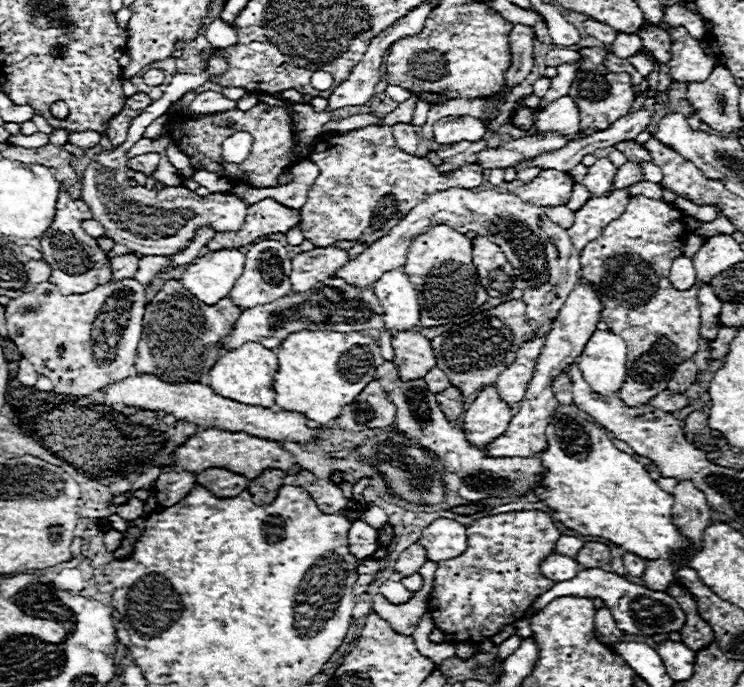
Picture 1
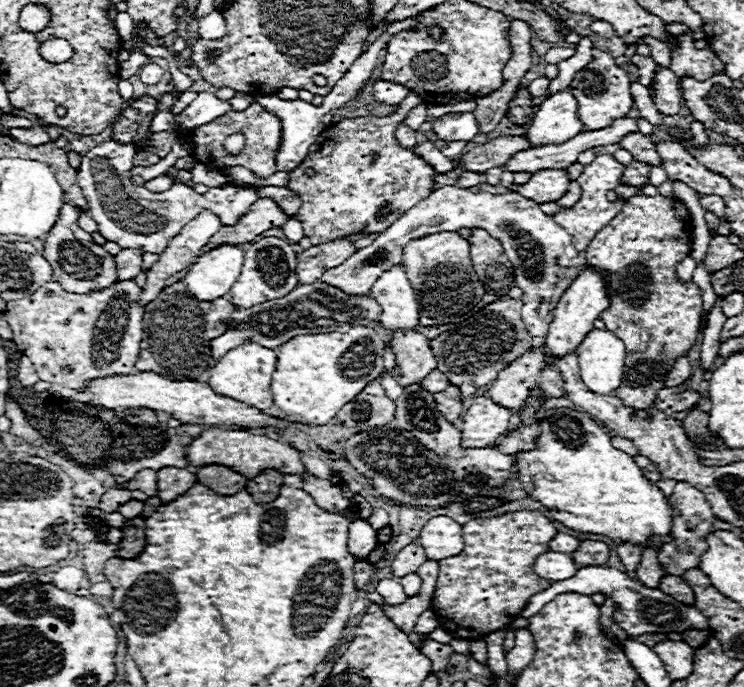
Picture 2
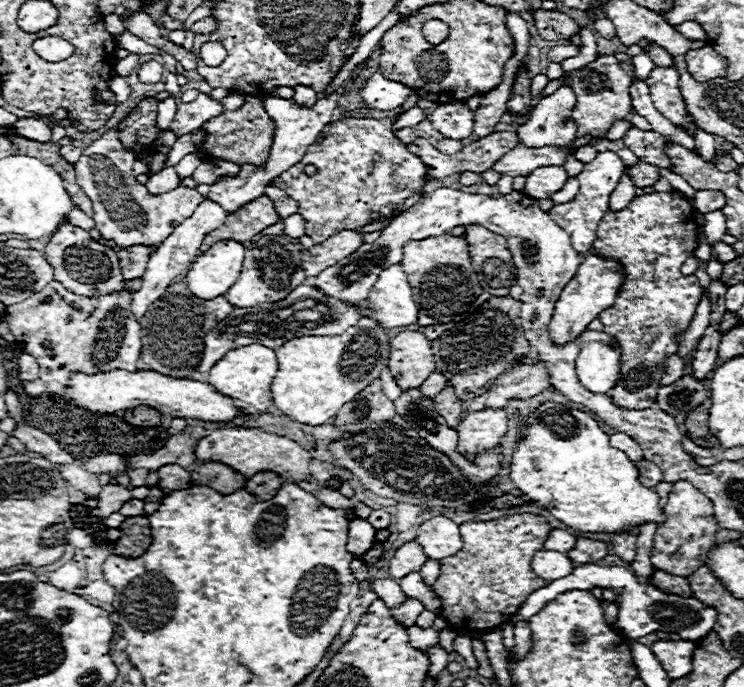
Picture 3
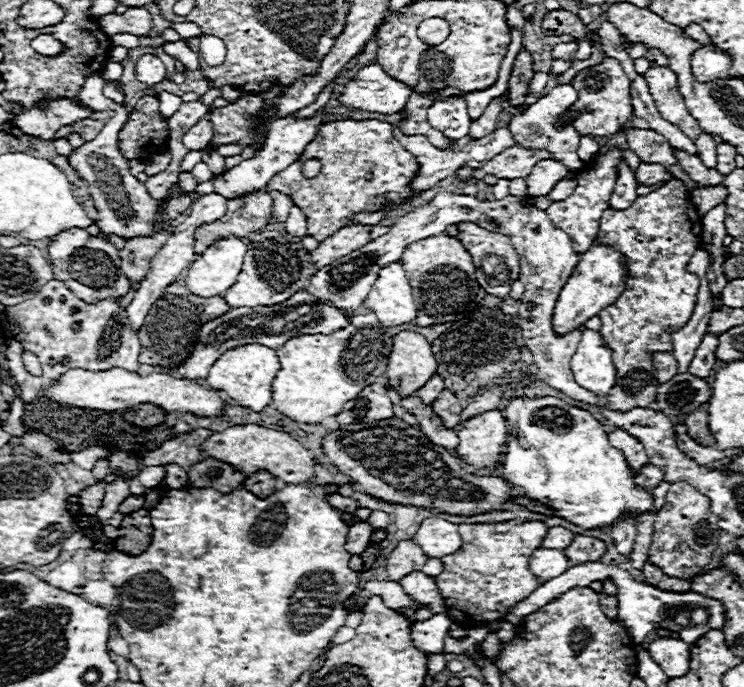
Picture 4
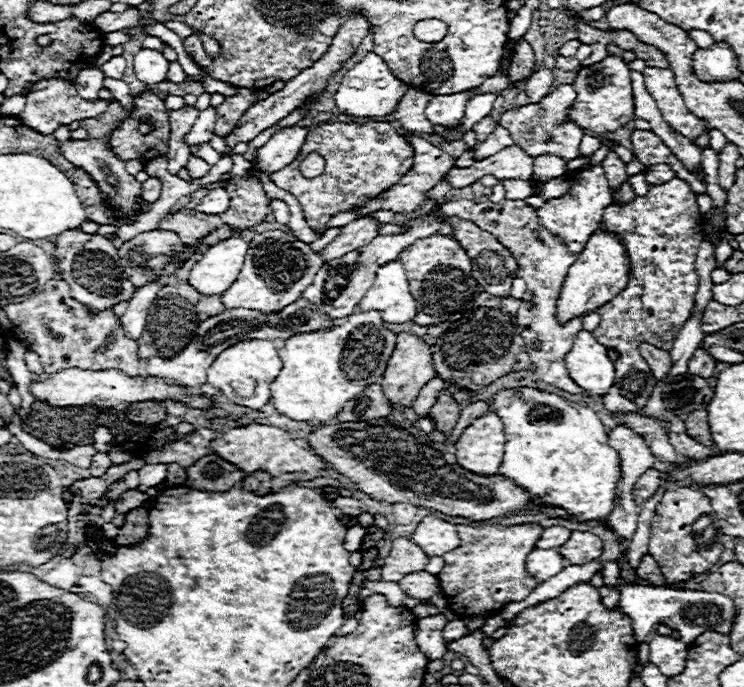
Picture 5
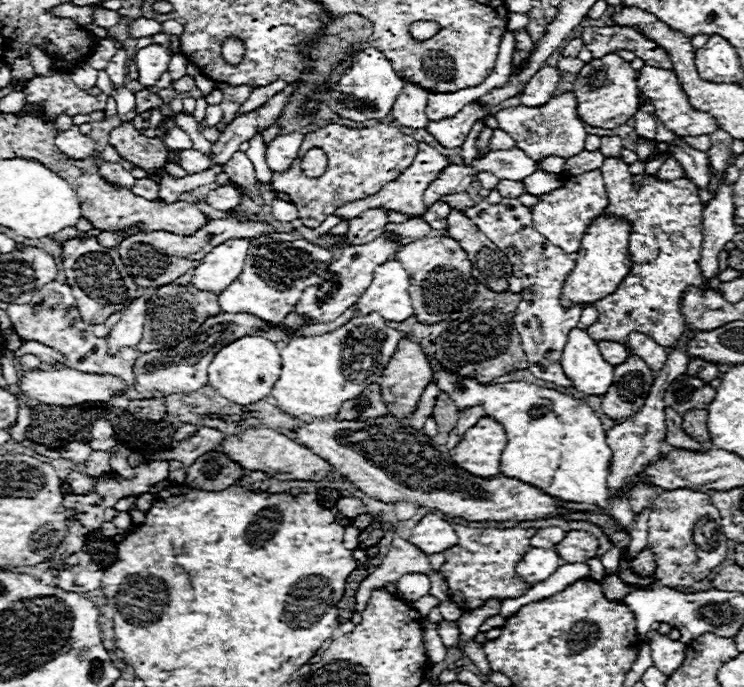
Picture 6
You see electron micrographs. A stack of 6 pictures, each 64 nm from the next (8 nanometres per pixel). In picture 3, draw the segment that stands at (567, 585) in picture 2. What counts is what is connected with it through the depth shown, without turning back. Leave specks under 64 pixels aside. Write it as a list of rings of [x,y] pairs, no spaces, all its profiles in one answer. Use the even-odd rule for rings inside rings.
[[[582,564],[576,566],[568,576],[552,580],[550,584],[546,584],[540,590],[534,590],[520,606],[520,610],[516,610],[516,614],[512,614],[512,622],[526,622],[532,614],[540,612],[544,604],[552,602],[552,598],[556,598],[558,594],[564,594],[568,590],[592,590],[594,586],[600,588],[612,588],[616,592],[616,604],[618,604],[618,620],[616,620],[616,628],[622,630],[622,634],[626,634],[626,638],[630,640],[638,640],[646,634],[652,634],[656,630],[664,630],[664,632],[676,632],[682,636],[682,640],[690,640],[696,642],[700,638],[704,638],[704,634],[708,634],[714,624],[716,624],[716,608],[706,606],[704,602],[700,602],[698,598],[690,596],[690,598],[682,598],[676,594],[668,594],[658,590],[652,584],[640,584],[636,580],[636,576],[622,568],[622,566],[602,566],[602,564]]]

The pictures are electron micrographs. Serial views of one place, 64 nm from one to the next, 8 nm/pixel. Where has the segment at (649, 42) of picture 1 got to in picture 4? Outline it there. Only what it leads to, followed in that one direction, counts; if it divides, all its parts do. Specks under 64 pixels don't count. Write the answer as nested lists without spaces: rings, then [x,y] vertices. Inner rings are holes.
[[[648,48],[646,54],[644,54],[644,58],[646,58],[652,66],[668,66],[668,58],[666,58],[660,50],[656,50],[656,48]]]

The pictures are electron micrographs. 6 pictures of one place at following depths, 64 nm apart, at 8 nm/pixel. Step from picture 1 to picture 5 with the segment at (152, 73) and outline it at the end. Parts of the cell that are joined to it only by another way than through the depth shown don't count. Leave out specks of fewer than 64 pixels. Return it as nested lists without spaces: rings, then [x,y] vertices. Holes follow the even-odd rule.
[[[144,48],[134,58],[134,72],[136,72],[136,78],[144,84],[158,84],[166,78],[168,64],[170,62],[164,58],[162,52]]]

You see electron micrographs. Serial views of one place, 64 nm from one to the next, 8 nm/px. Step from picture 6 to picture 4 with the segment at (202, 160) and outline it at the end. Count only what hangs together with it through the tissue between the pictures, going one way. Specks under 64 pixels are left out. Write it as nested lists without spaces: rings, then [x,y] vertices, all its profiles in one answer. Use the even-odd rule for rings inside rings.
[[[198,162],[194,168],[192,168],[192,176],[196,178],[196,182],[206,182],[206,180],[212,180],[214,174],[208,170],[208,166],[204,162]]]

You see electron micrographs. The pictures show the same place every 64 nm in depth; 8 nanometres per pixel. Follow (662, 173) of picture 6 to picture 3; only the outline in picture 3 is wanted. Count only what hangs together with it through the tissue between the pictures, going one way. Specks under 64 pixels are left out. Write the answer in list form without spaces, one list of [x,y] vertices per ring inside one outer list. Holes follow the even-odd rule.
[[[638,162],[634,166],[628,168],[628,174],[632,178],[632,182],[638,188],[646,188],[646,186],[654,186],[660,180],[660,168],[654,164],[646,164],[646,162]]]

